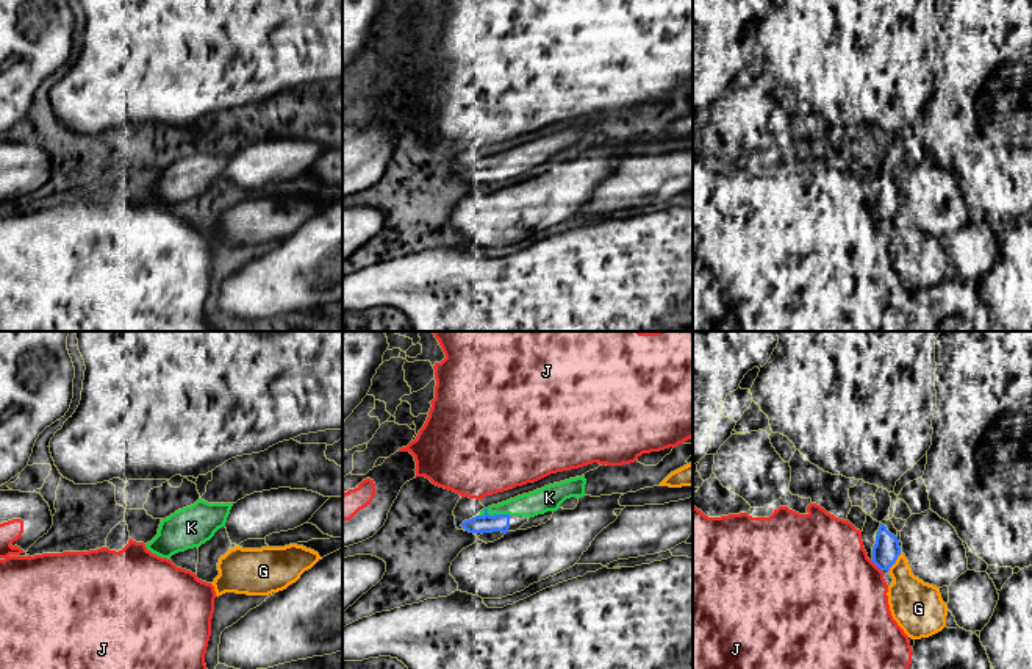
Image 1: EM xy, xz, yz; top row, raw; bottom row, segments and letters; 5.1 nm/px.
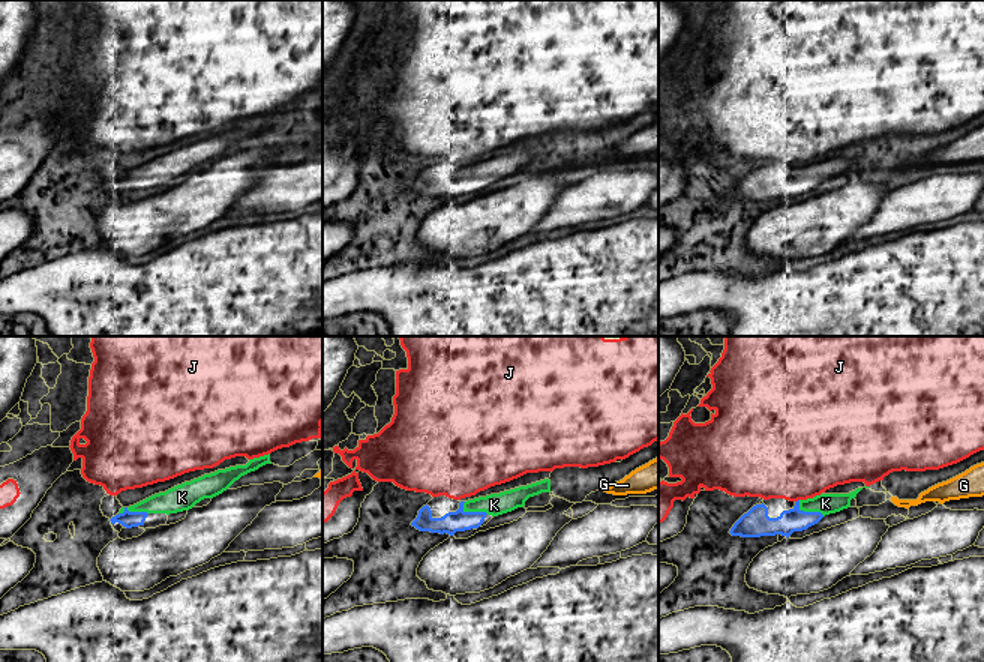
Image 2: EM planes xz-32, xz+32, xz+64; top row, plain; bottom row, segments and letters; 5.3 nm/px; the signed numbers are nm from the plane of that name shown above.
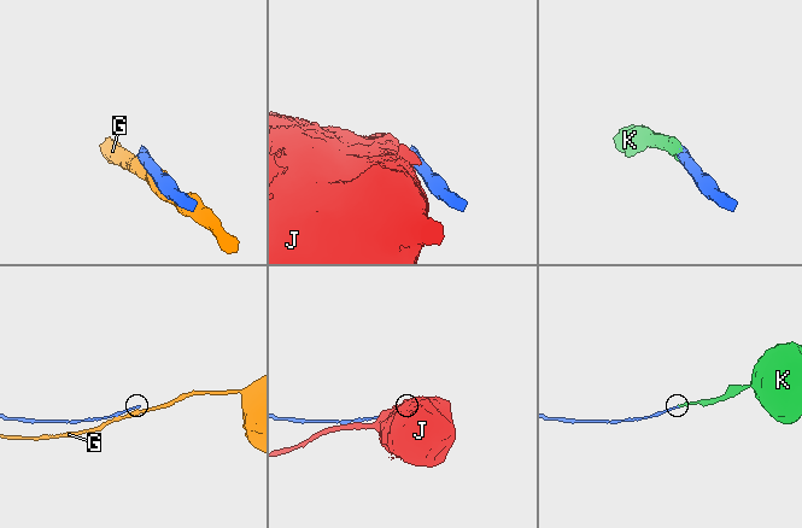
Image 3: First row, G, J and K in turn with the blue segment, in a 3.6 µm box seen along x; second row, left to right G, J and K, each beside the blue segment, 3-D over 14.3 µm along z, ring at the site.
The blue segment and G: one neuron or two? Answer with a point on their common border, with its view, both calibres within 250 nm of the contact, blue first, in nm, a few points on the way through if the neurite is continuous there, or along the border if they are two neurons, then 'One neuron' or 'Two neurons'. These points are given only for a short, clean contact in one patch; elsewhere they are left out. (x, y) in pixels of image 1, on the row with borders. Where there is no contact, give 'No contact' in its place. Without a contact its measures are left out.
Touches blue at yz (895, 561). Thickness 140 nm (blue) against 260 nm. Two neurons

